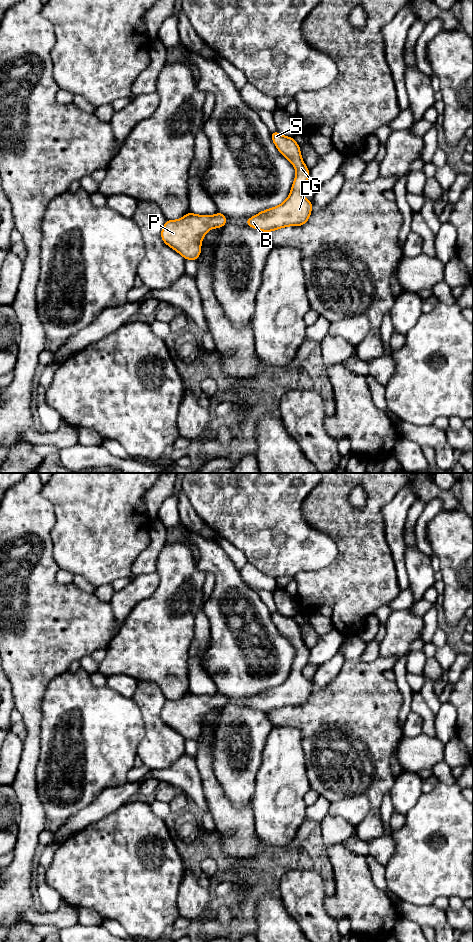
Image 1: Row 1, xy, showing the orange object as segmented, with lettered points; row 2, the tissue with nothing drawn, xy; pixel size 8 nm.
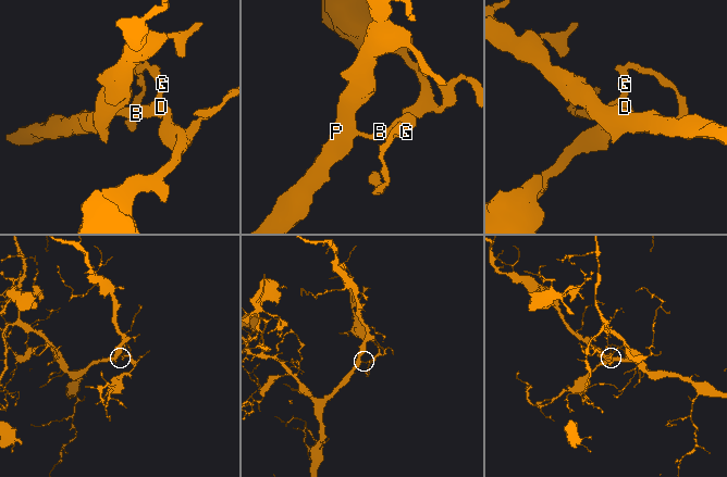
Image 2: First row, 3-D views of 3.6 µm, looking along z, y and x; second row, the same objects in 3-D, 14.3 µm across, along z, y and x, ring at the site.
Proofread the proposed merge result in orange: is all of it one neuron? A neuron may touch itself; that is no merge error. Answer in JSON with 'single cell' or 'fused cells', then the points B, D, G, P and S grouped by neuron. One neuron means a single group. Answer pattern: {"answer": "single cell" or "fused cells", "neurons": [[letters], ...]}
{"answer": "single cell", "neurons": [["B", "D", "G", "P", "S"]]}

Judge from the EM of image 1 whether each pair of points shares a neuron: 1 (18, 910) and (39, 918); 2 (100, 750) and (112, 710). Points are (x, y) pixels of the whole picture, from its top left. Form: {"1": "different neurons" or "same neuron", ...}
{"1": "same neuron", "2": "same neuron"}

